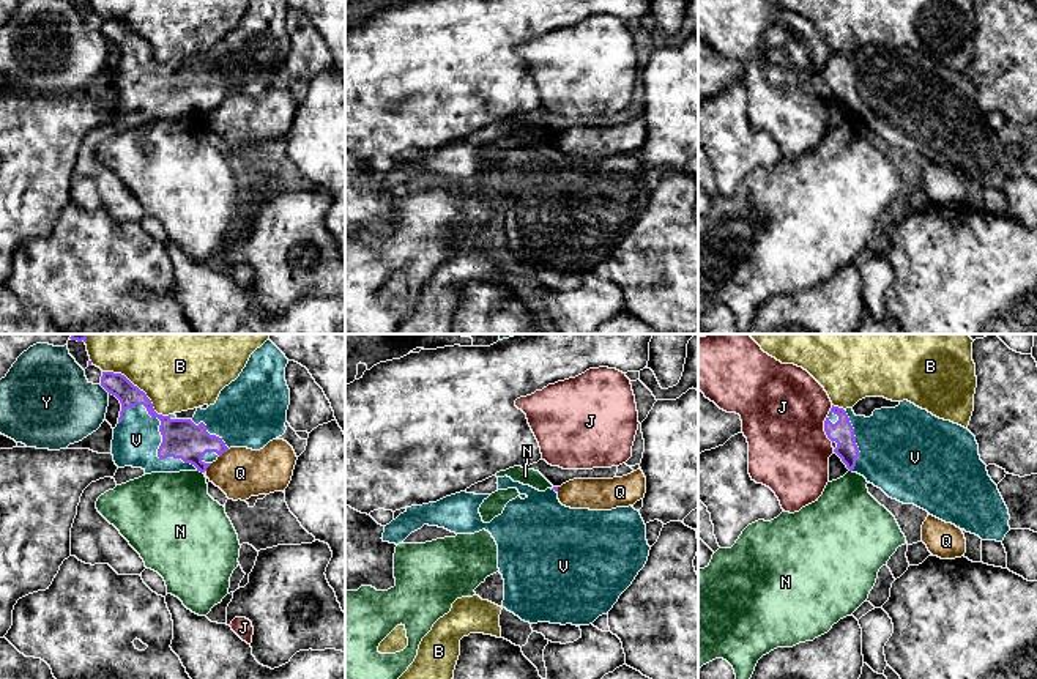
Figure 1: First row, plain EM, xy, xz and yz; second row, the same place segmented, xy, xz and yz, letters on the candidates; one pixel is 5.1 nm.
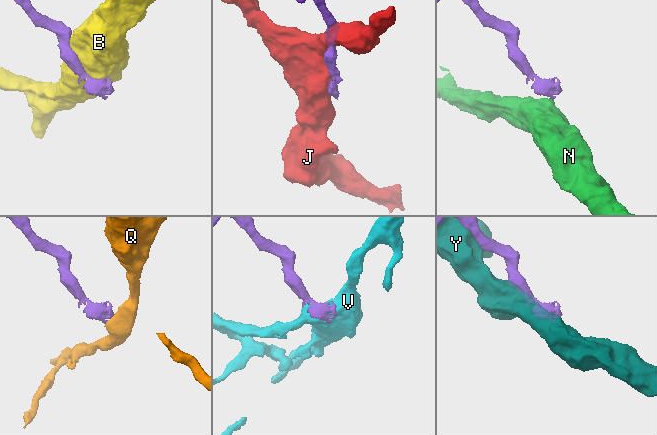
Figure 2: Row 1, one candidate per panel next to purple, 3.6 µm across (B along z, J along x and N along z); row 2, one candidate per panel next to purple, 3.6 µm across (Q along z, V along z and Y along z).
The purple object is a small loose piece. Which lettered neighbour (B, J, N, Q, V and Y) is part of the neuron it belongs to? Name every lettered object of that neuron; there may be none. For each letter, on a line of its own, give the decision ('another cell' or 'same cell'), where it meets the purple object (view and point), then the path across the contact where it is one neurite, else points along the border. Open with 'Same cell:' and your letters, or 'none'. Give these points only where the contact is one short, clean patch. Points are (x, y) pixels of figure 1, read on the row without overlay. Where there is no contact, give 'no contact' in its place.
Same cell: V
B: another cell; contact xy (137, 35)
J: another cell; contact yz (825, 76)
N: another cell; contact xy (200, 118); border xy (197, 117), (202, 120)
Q: another cell; contact xy (224, 98); border xy (229, 96), (219, 104)
V: same cell; contact xy (163, 85)
Y: another cell; contact xy (104, 35)

